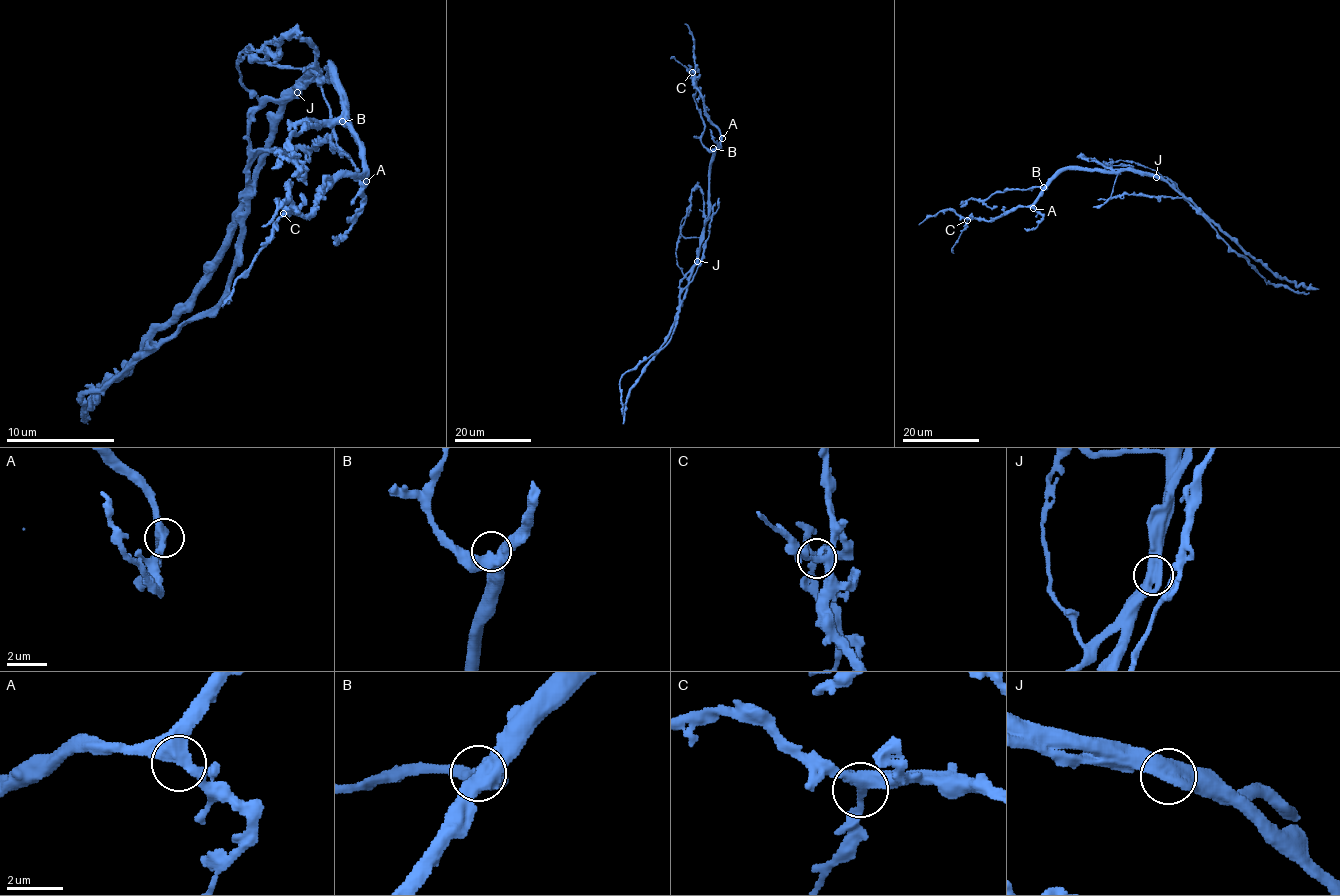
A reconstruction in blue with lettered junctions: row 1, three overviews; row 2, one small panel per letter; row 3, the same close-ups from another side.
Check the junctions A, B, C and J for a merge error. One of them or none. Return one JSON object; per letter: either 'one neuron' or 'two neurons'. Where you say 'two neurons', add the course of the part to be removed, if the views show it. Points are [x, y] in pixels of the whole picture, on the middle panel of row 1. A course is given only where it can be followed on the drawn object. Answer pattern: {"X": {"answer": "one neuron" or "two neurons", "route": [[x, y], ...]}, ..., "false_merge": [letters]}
{"A": {"answer": "one neuron"}, "B": {"answer": "one neuron"}, "C": {"answer": "one neuron"}, "J": {"answer": "two neurons", "route": [[697, 261], [681, 280], [678, 318], [671, 339], [626, 372], [620, 381], [622, 414]]}, "false_merge": ["J"]}

